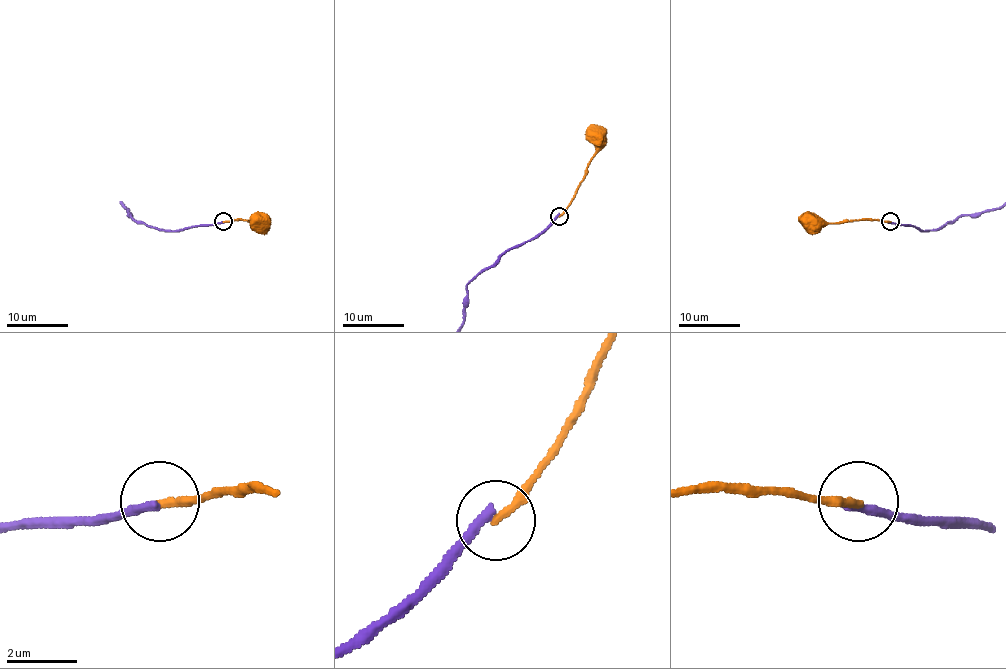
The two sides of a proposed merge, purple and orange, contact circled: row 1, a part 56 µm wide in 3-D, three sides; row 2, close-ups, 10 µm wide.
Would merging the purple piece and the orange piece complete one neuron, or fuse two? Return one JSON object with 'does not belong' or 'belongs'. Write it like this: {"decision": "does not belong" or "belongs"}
{"decision": "does not belong"}

